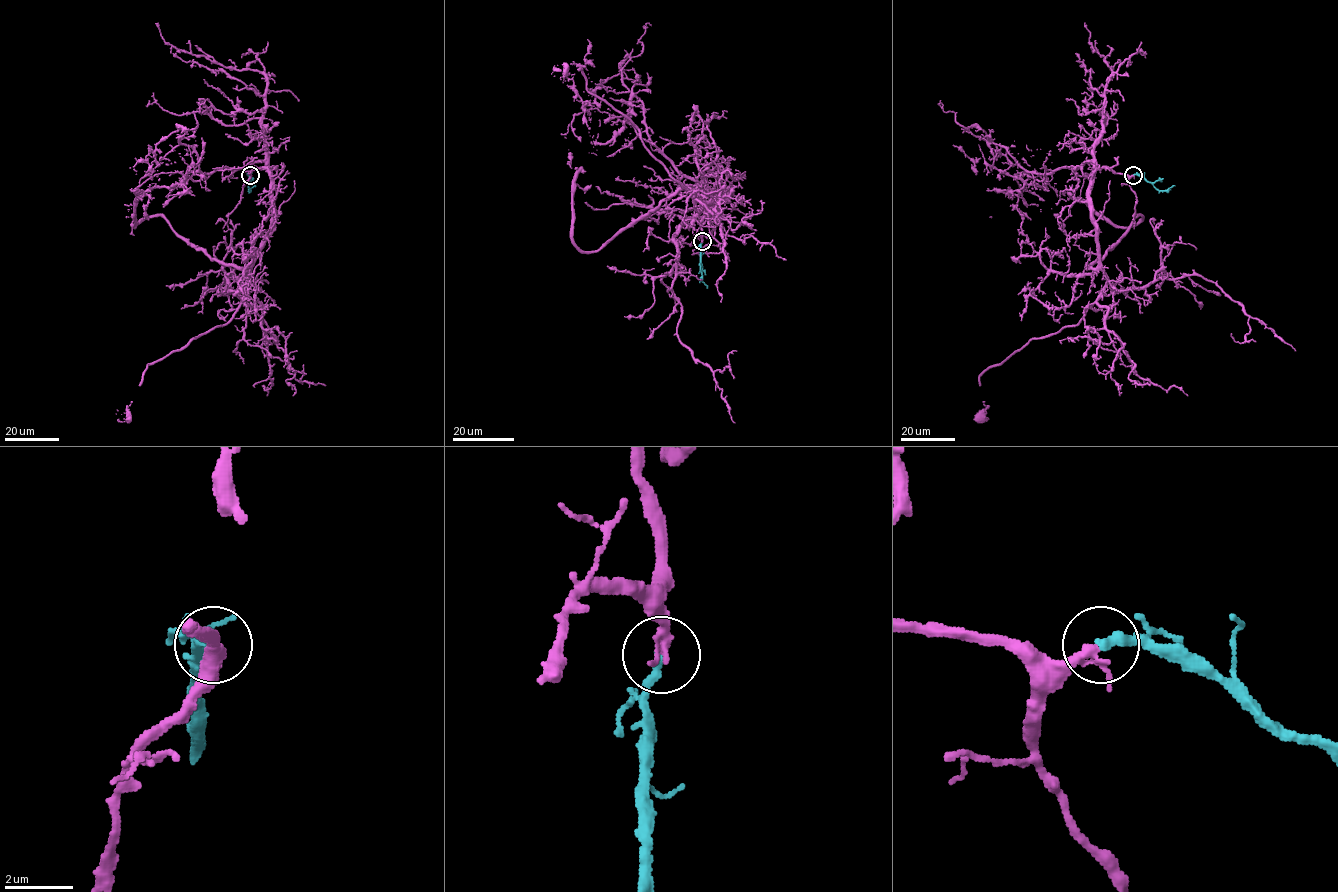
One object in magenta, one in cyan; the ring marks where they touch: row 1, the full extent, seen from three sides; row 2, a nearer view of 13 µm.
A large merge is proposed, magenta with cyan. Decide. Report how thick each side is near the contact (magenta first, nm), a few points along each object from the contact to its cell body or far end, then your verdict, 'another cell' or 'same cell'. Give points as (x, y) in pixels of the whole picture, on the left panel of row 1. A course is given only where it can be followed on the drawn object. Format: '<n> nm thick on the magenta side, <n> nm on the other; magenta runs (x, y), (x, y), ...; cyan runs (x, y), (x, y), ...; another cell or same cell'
200 nm thick on the magenta side, 320 nm on the other; magenta runs (250, 175), (268, 173), (271, 224), (245, 300), (224, 325), (150, 363), (128, 418), (120, 422), (118, 411); cyan runs (250, 174), (249, 191), (255, 185); same cell

